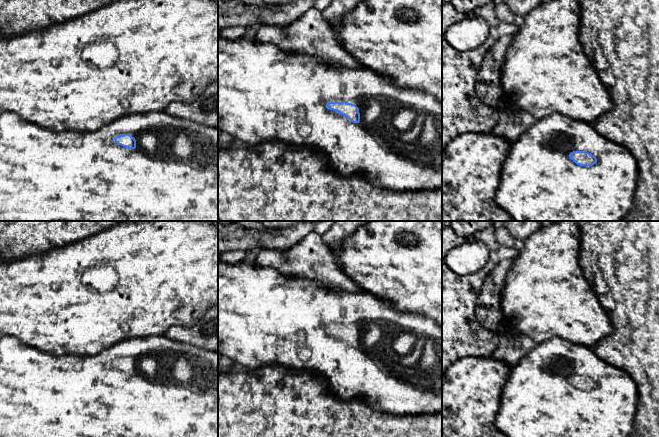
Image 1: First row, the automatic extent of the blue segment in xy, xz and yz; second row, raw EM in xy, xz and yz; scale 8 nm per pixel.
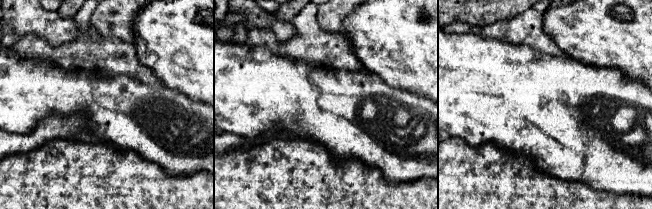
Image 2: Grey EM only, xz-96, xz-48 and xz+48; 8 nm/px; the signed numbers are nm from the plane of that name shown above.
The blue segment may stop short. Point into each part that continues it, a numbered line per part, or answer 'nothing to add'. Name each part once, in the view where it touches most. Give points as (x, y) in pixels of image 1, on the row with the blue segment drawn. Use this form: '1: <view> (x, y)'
1: xz (264, 93)

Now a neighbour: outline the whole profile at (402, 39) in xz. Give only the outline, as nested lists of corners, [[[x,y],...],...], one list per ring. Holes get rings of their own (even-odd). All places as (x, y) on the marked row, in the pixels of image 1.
[[[365,0],[330,28],[361,66],[387,76],[398,87],[424,91],[442,102],[442,0]]]

